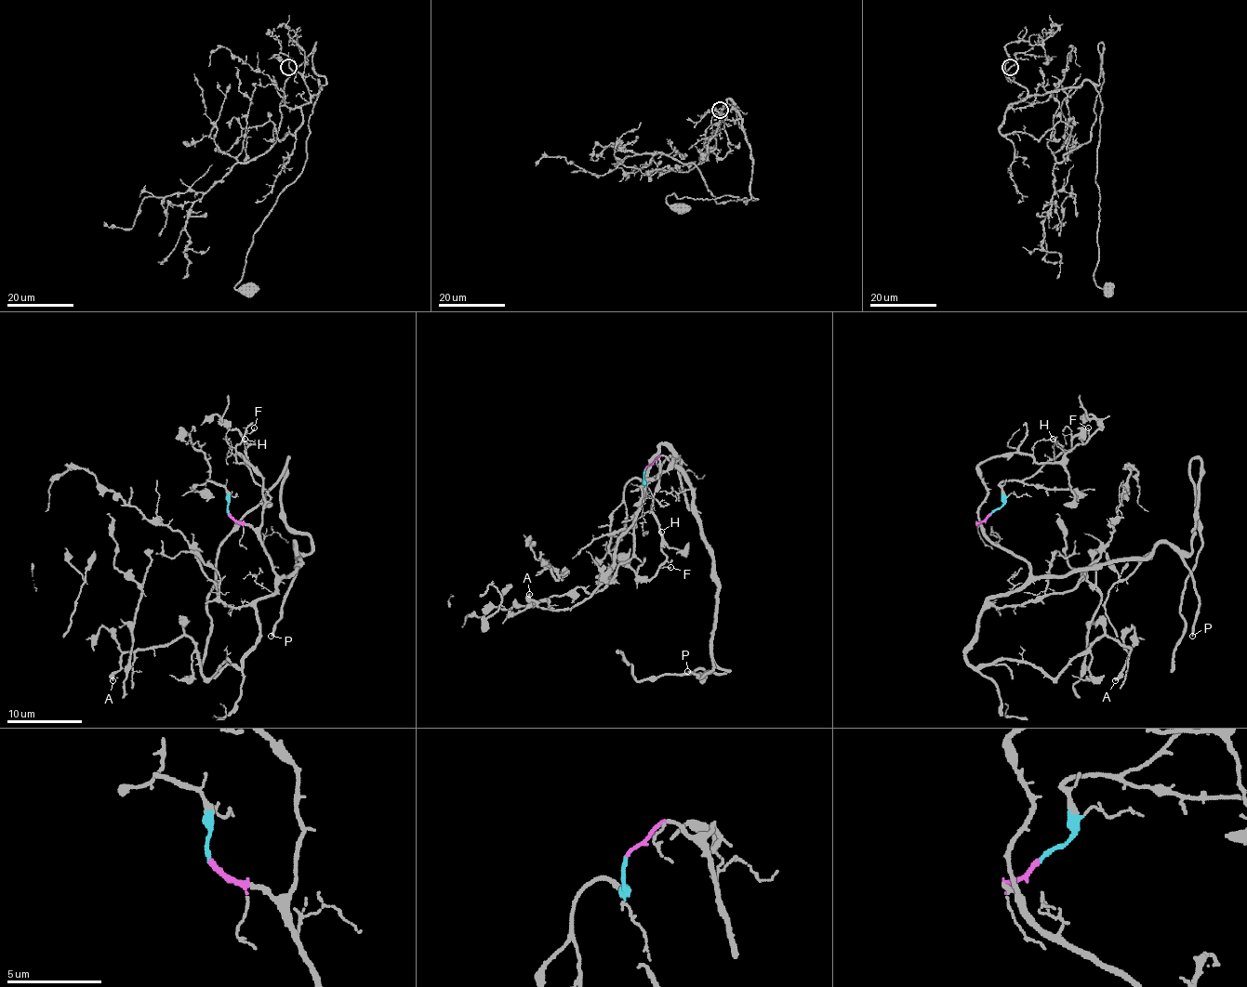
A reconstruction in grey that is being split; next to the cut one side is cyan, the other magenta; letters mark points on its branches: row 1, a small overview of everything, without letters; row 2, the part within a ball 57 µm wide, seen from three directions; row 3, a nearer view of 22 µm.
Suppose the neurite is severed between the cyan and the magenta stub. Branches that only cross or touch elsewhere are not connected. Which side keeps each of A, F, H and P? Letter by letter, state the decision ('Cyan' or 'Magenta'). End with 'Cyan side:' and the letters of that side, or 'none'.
A: Magenta
F: Magenta
H: Magenta
P: Magenta
Cyan side: none

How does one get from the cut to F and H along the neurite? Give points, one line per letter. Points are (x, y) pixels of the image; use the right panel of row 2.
F: (990, 514), (977, 525), (981, 529), (987, 483), (977, 468), (1014, 454), (1056, 463), (1088, 439), (1088, 427)
H: (990, 514), (977, 525), (981, 529), (987, 483), (977, 468), (1014, 454), (1056, 463), (1064, 452), (1053, 439)

